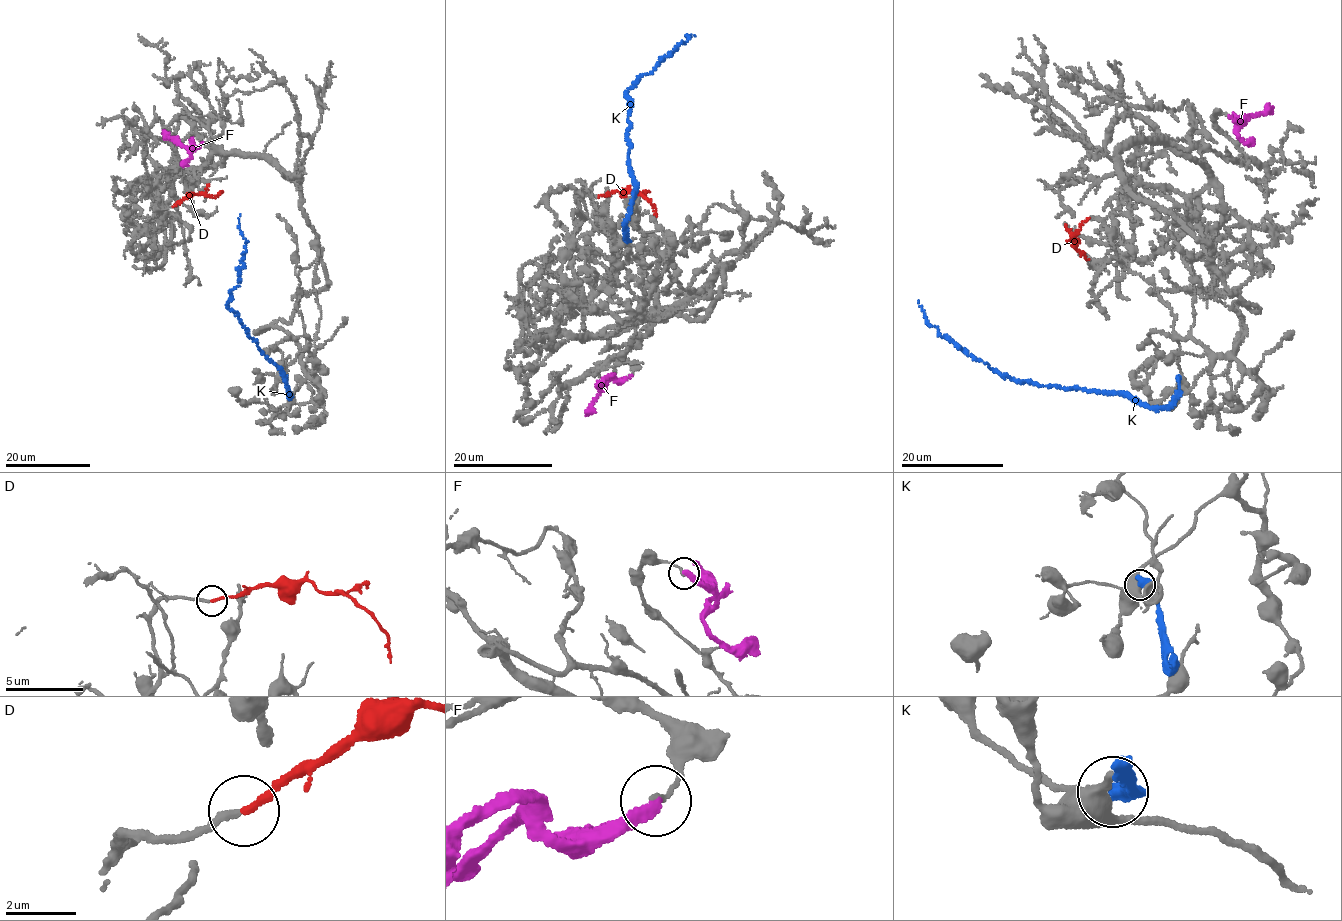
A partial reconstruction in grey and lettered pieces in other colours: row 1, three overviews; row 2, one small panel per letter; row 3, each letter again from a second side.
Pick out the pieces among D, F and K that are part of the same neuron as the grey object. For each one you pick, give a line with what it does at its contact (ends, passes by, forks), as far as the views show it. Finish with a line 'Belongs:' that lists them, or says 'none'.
D: It ends there
Belongs: D

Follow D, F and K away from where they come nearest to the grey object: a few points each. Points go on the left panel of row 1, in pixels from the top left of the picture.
D: (172, 206), (194, 194), (214, 197), (222, 192)
F: (201, 143), (190, 151), (162, 133)
K: (281, 375), (291, 397), (281, 371), (227, 305), (239, 285), (247, 240), (239, 229), (239, 214)

